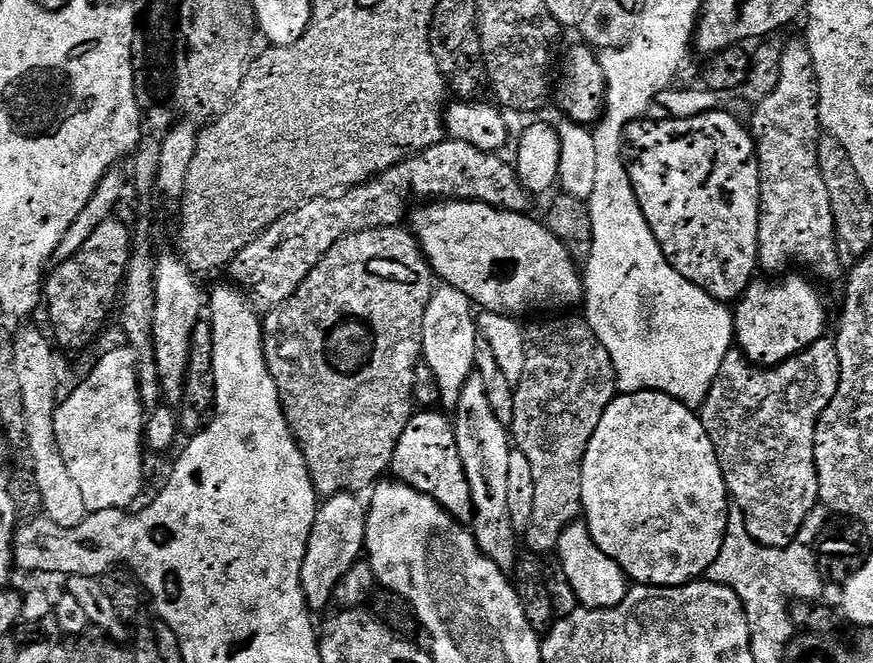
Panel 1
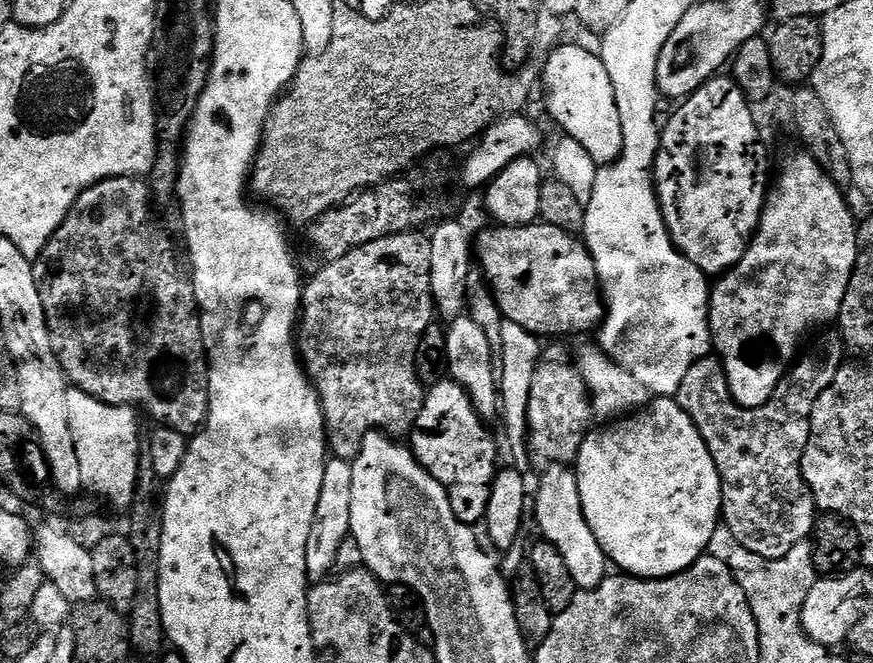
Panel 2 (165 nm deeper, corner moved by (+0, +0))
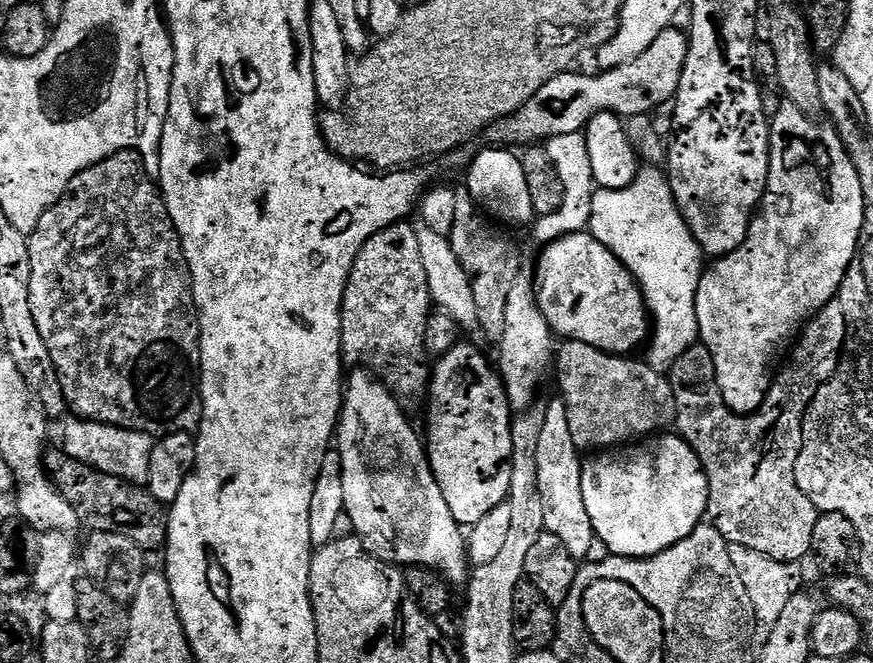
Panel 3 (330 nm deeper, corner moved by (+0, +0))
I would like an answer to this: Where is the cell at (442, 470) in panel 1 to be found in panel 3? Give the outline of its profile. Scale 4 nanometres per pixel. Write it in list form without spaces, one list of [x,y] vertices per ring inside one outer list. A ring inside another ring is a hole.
[[[461,342],[454,346],[454,350],[450,350],[446,355],[439,357],[435,361],[434,371],[430,376],[430,391],[426,397],[426,405],[428,404],[428,436],[426,432],[426,451],[428,454],[428,464],[432,468],[434,478],[438,482],[438,486],[442,490],[442,498],[446,498],[446,506],[450,506],[450,514],[454,514],[454,518],[461,526],[480,526],[484,519],[491,517],[495,513],[499,504],[505,503],[510,490],[510,474],[512,473],[512,422],[514,413],[510,405],[508,405],[508,395],[504,389],[504,382],[500,378],[499,371],[475,348],[472,344]]]

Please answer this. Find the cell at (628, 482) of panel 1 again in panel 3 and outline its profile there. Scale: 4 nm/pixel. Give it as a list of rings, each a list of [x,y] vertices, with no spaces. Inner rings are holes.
[[[656,434],[631,446],[604,450],[582,464],[582,502],[590,514],[595,539],[606,542],[614,556],[653,556],[686,538],[708,511],[708,479],[698,454],[679,434]]]

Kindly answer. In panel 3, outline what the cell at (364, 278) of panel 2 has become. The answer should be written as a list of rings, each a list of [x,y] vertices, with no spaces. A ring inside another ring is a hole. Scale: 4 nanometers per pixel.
[[[408,222],[392,224],[374,234],[362,246],[352,267],[340,311],[340,350],[352,366],[376,364],[375,375],[387,384],[388,391],[401,402],[423,401],[430,391],[430,357],[424,349],[428,313],[433,311],[432,295],[426,282],[426,266],[422,266],[422,250],[418,250],[418,234]]]

